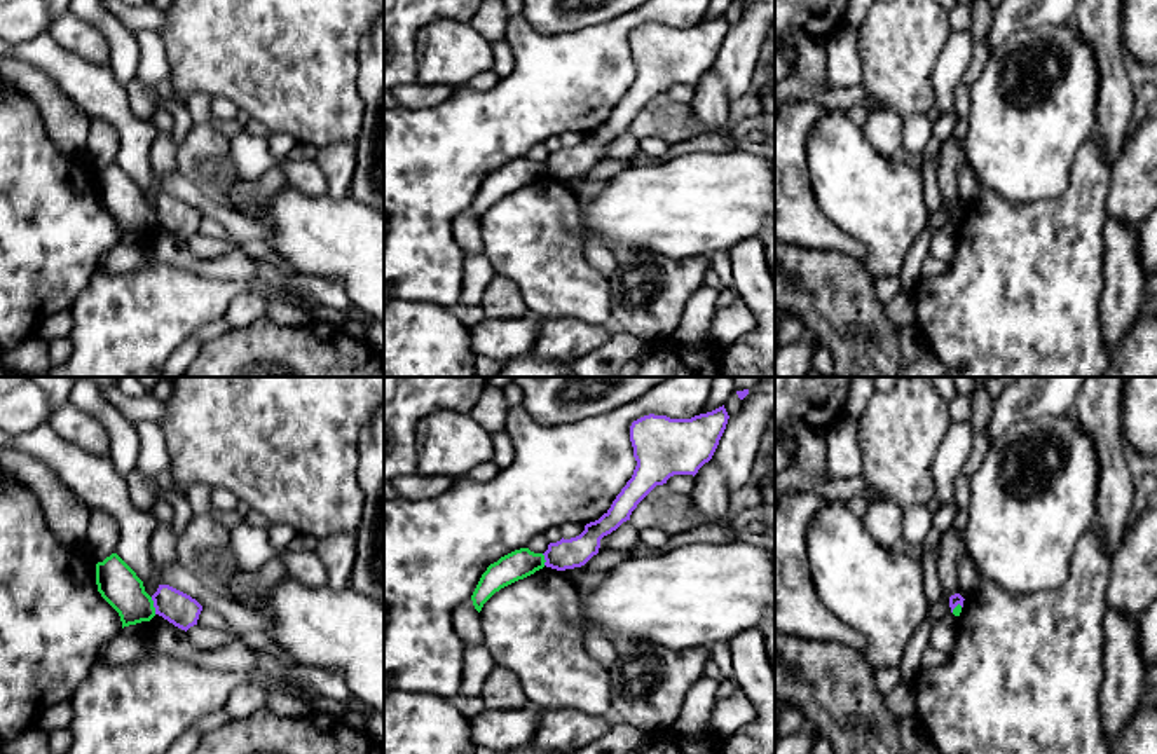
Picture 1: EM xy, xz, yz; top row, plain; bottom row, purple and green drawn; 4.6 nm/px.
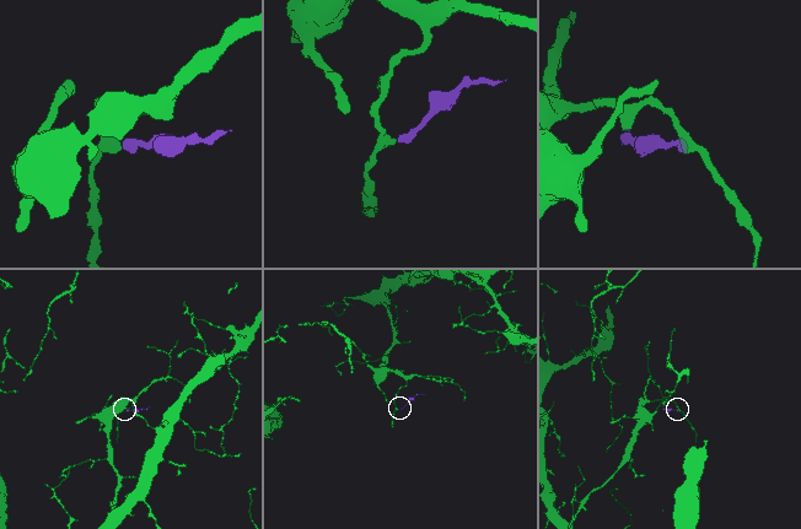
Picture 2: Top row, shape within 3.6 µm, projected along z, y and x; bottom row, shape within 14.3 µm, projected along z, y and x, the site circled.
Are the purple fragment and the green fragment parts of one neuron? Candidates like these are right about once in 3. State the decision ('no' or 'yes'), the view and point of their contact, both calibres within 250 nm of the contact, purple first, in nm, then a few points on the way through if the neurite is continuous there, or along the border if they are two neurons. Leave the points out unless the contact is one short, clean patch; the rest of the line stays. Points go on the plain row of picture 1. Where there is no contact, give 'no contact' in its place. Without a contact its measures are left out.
no; contact xy (154, 215); calibres 150 and 190 nm; border xy (150, 206), (156, 222)

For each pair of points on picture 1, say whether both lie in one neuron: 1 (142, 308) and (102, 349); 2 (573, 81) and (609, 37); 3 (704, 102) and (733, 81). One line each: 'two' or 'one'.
1: one
2: one
3: two

